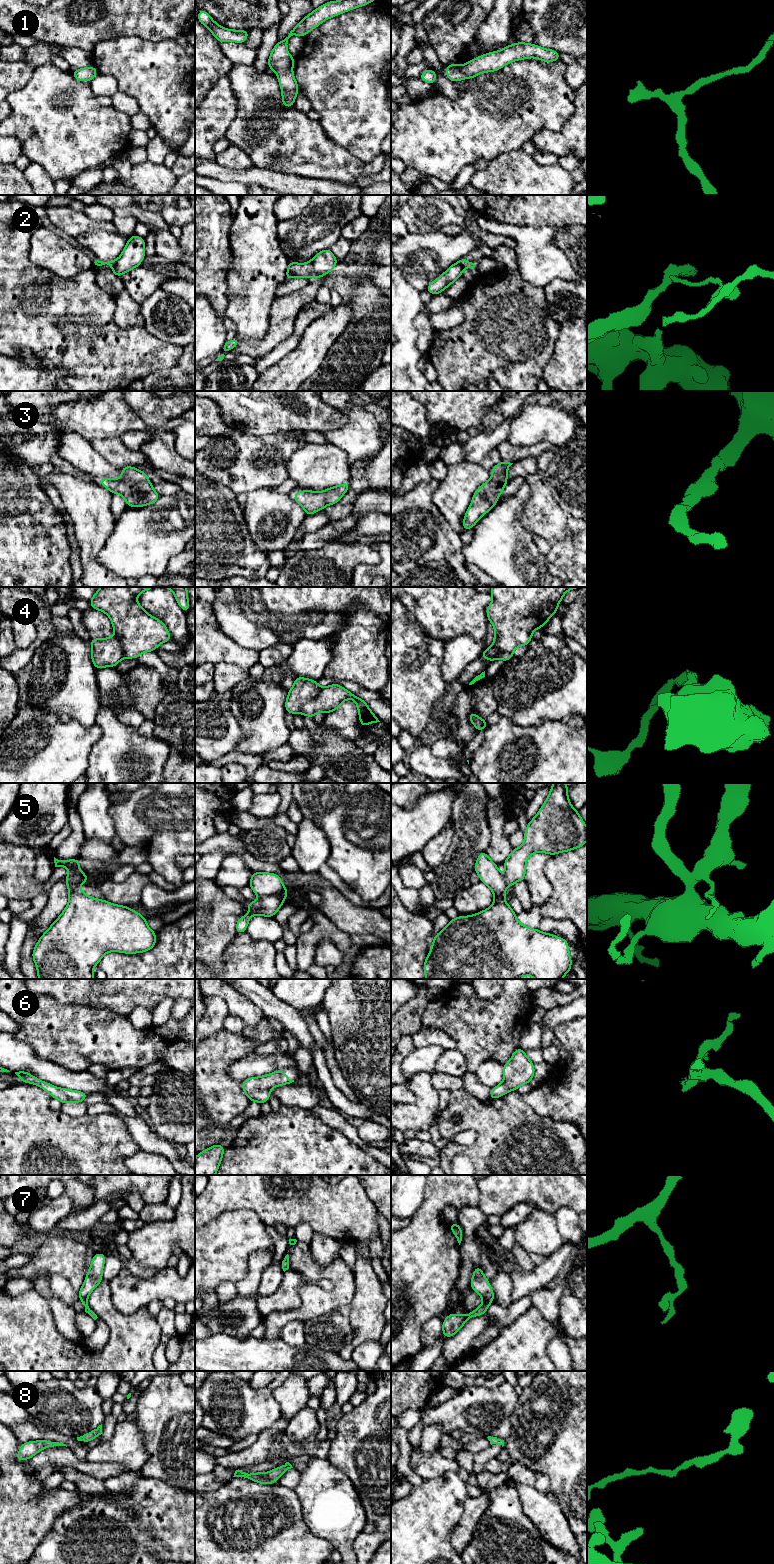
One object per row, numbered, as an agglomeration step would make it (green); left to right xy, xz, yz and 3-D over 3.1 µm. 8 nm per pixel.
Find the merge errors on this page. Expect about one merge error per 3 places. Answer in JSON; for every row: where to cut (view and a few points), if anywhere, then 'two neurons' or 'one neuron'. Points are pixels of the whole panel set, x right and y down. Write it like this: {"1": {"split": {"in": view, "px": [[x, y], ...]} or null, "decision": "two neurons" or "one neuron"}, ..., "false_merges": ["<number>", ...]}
{"1": {"split": null, "decision": "one neuron"}, "2": {"split": {"in": "xz", "px": [[309, 262], [314, 274]]}, "decision": "two neurons"}, "3": {"split": null, "decision": "one neuron"}, "4": {"split": {"in": "xz", "px": [[321, 688], [313, 698], [302, 706], [300, 711]]}, "decision": "two neurons"}, "5": {"split": {"in": "xz", "px": [[285, 896], [268, 895], [261, 898]]}, "decision": "two neurons"}, "6": {"split": null, "decision": "one neuron"}, "7": {"split": null, "decision": "one neuron"}, "8": {"split": null, "decision": "one neuron"}, "false_merges": ["2", "4", "5"]}

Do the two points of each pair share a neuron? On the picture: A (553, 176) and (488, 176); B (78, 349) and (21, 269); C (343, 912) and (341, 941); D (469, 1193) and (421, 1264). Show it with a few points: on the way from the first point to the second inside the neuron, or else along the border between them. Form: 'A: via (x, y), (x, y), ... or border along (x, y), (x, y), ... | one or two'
A: via (537, 176), (504, 176) | one
B: via (66, 329), (26, 289) | one
C: border along (324, 915), (339, 929), (349, 935) | two
D: via (447, 1197), (429, 1215), (428, 1242) | one

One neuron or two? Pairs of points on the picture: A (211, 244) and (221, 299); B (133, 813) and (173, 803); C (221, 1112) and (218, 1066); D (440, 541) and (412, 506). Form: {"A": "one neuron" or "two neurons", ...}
{"A": "one neuron", "B": "one neuron", "C": "one neuron", "D": "one neuron"}

